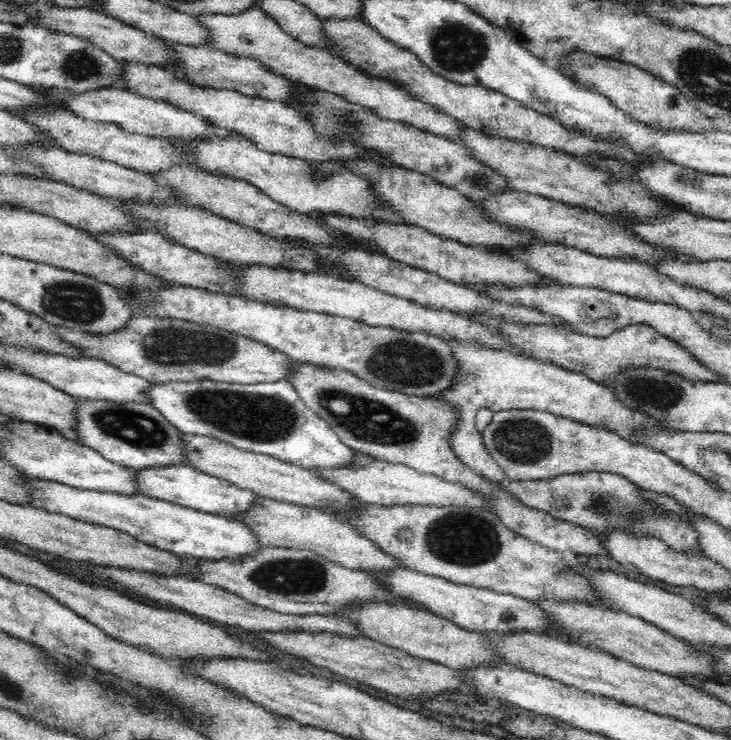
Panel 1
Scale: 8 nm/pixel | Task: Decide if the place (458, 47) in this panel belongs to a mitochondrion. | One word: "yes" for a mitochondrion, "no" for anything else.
yes

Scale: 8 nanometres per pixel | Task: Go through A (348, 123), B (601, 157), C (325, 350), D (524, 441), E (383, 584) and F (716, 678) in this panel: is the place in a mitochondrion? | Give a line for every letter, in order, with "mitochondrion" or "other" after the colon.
A: mitochondrion
B: other
C: other
D: mitochondrion
E: other
F: other

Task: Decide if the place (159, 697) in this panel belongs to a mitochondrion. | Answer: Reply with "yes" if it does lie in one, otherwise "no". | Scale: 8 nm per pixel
no

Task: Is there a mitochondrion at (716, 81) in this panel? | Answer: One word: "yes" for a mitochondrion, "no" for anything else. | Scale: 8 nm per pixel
yes

